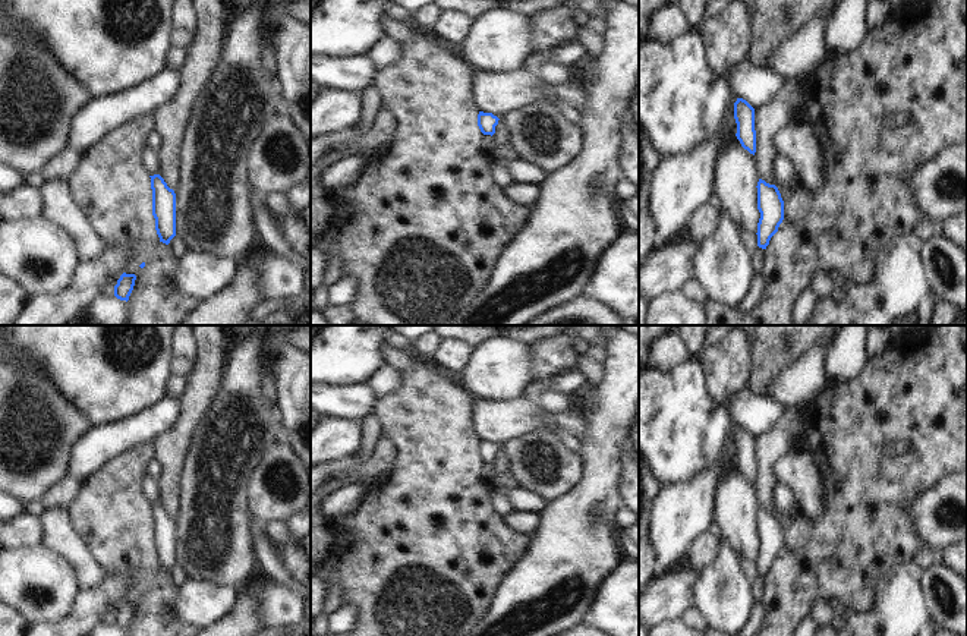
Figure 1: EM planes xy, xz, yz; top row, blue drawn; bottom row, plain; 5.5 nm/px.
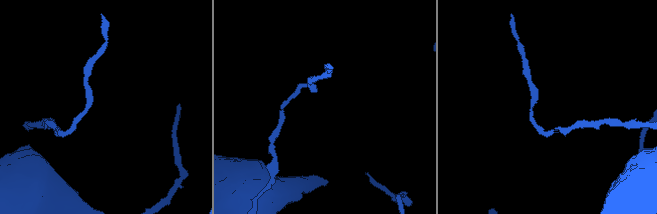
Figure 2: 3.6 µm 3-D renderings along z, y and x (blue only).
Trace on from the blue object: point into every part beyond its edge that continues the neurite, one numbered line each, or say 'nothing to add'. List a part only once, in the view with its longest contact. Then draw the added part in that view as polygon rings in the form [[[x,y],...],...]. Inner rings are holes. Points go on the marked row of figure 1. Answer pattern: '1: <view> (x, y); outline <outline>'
nothing to add

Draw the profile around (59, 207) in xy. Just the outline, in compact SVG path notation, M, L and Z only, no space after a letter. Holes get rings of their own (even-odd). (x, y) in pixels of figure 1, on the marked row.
M44 182L40 188L42 196L41 215L44 220L64 229L75 240L79 261L98 258L107 243L97 234L85 212L75 204L67 182Z

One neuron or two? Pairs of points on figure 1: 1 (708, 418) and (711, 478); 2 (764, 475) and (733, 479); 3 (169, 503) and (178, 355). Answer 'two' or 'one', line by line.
1: two
2: two
3: two

